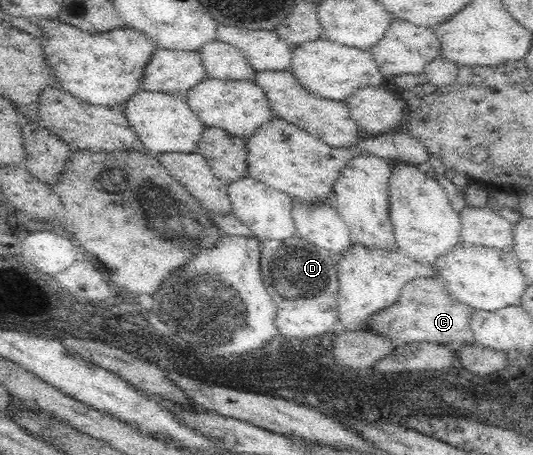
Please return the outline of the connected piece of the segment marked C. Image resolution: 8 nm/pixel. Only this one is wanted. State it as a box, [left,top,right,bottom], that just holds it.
[369,278,477,346]

